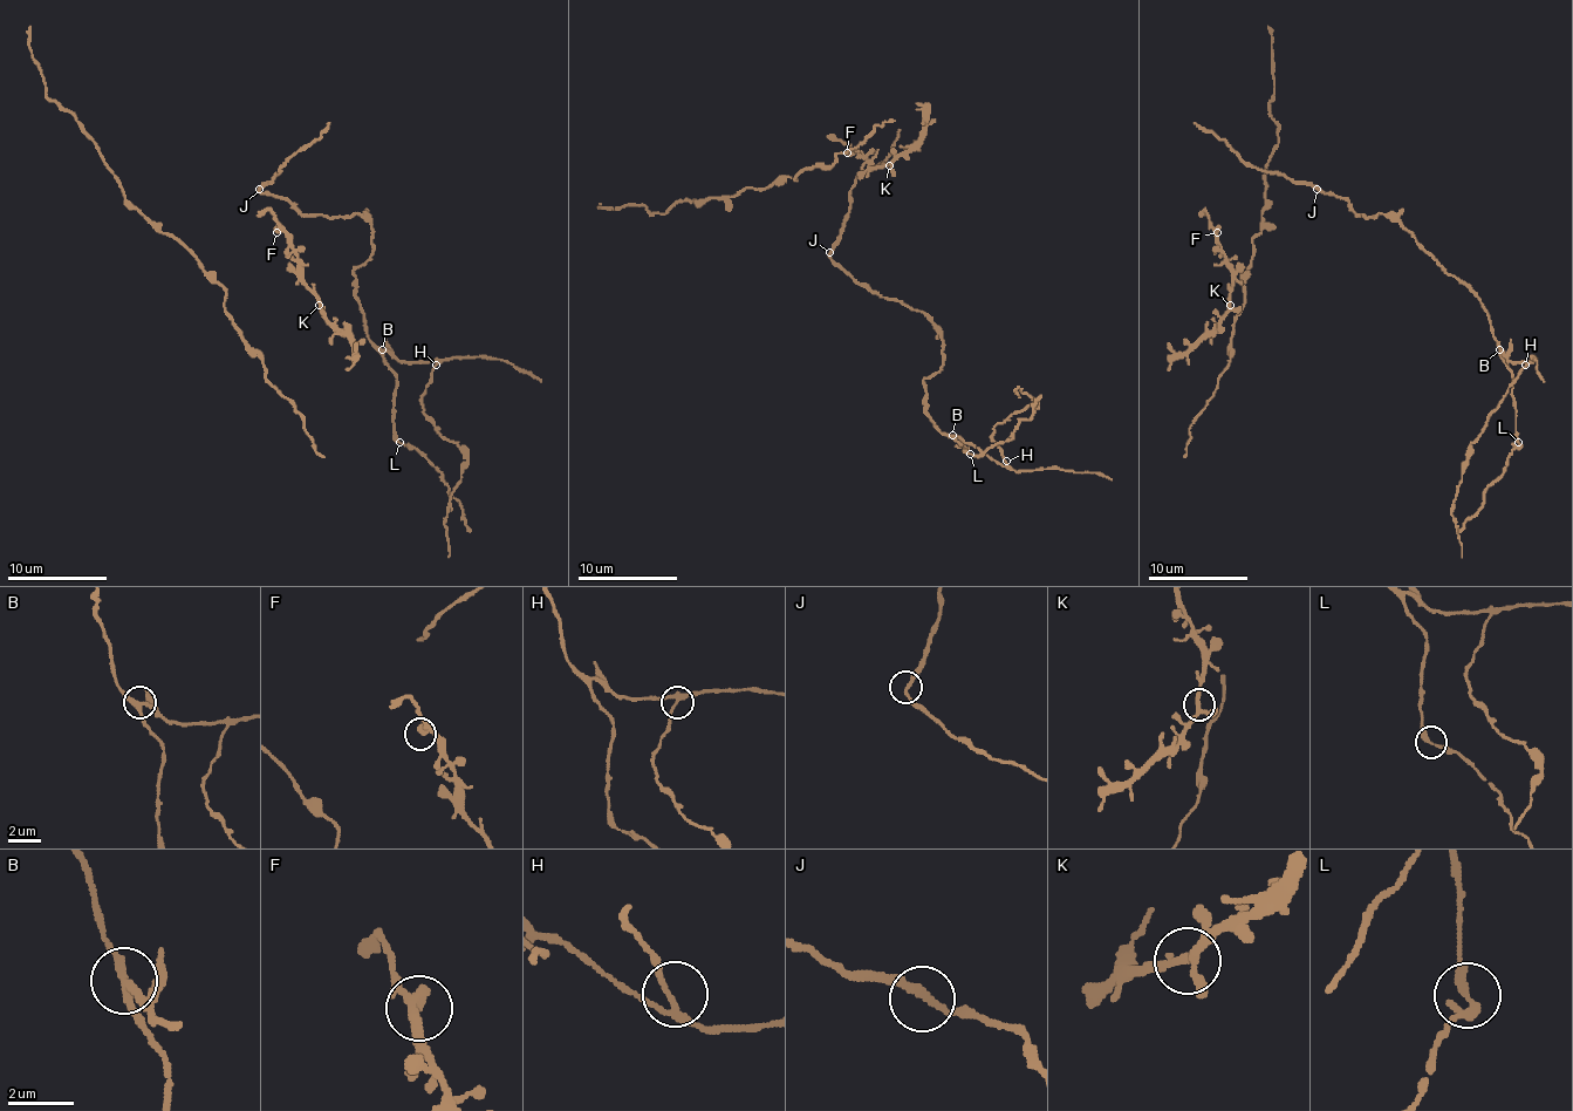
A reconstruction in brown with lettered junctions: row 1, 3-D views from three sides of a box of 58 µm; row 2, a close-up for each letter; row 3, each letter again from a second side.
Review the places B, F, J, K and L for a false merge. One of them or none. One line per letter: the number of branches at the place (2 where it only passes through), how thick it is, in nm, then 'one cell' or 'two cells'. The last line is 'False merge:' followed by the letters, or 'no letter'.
B: 3 branches meet; 240 nm thick; two cells
F: 2 branches meet; 300 nm thick; one cell
J: 2 branches meet; 200 nm thick; one cell
K: 3 branches meet; 240 nm thick; one cell
L: 2 branches meet; 240 nm thick; one cell
False merge: B

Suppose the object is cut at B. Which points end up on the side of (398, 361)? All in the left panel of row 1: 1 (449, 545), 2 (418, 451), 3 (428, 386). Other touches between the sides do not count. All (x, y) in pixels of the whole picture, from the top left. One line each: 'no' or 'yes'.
1: yes
2: no
3: yes

